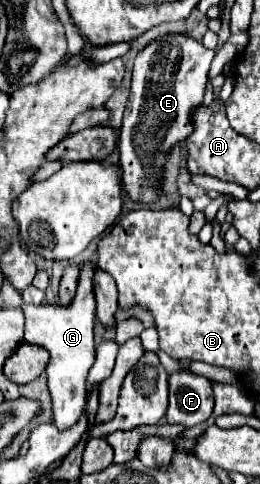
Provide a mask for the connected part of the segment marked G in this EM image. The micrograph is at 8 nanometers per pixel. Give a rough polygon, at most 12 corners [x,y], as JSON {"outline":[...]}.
{"outline":[[93,264],[67,306],[21,304],[25,342],[49,352],[53,422],[85,408],[95,362]]}

